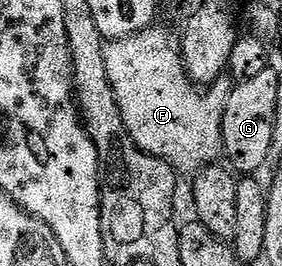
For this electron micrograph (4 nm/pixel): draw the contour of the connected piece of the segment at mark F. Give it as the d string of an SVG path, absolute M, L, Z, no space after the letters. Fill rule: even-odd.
M158 28L143 30L124 42L107 42L103 55L125 128L137 148L180 171L199 172L220 161L228 87L215 84L206 91L208 94L202 94L204 91L187 75L176 35L174 38Z

